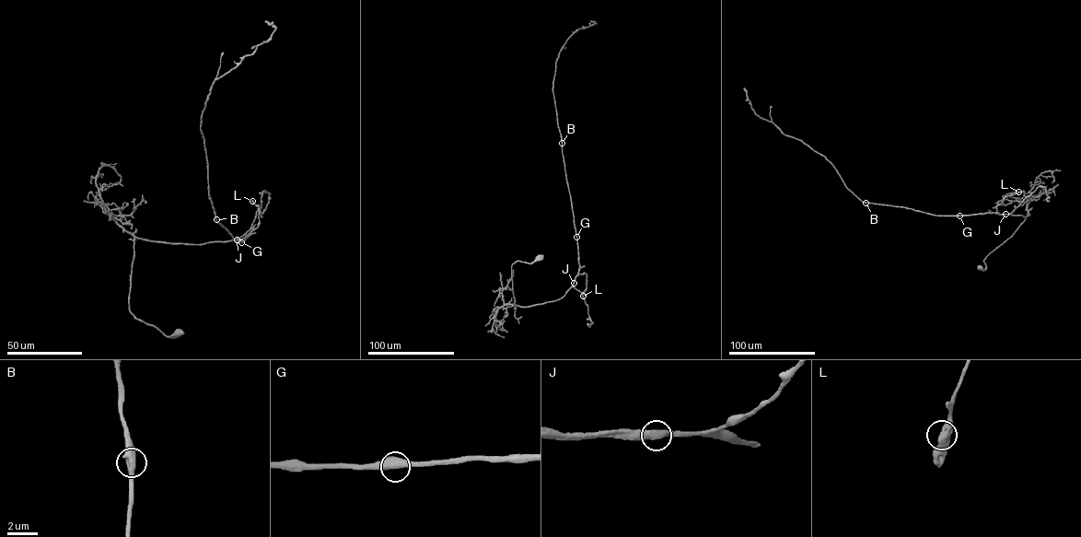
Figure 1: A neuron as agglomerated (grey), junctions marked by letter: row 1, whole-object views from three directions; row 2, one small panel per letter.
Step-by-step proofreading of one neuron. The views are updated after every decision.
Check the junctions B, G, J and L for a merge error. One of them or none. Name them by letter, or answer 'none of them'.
none of them

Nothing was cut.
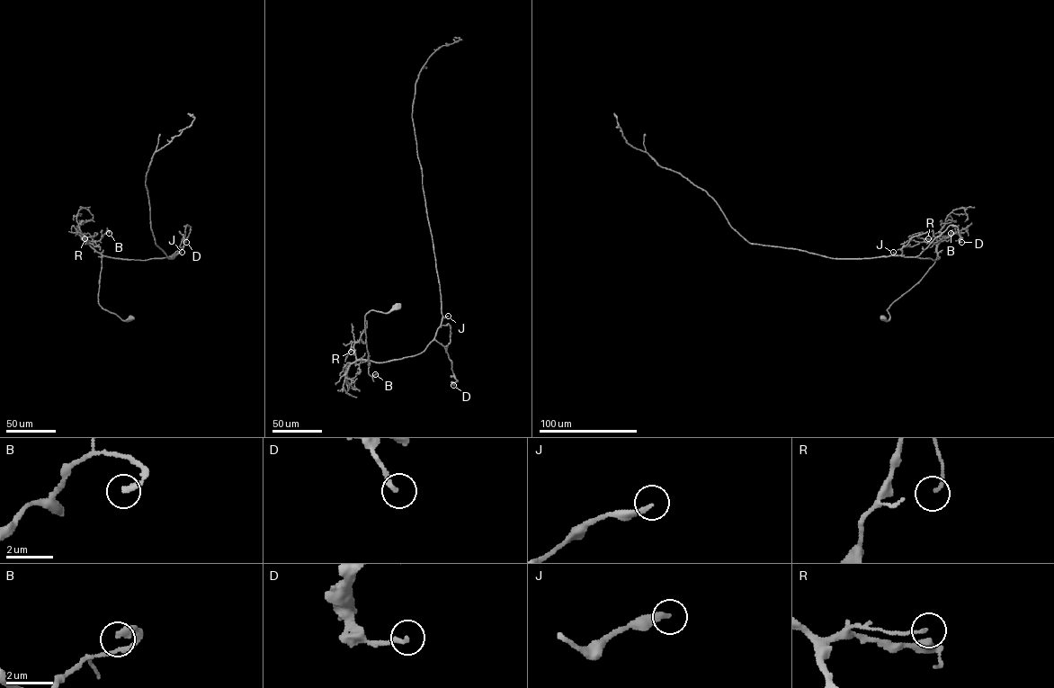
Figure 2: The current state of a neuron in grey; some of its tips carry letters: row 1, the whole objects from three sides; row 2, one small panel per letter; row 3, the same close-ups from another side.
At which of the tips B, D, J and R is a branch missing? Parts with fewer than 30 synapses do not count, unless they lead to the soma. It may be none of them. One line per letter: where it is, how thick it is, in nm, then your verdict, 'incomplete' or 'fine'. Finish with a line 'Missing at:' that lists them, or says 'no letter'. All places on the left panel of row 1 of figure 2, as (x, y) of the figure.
B: place (109, 233); calibre 240 nm; fine
D: place (186, 242); calibre 200 nm; fine
J: place (182, 252); calibre 220 nm; fine
R: place (84, 238); calibre 130 nm; fine
Missing at: no letter

